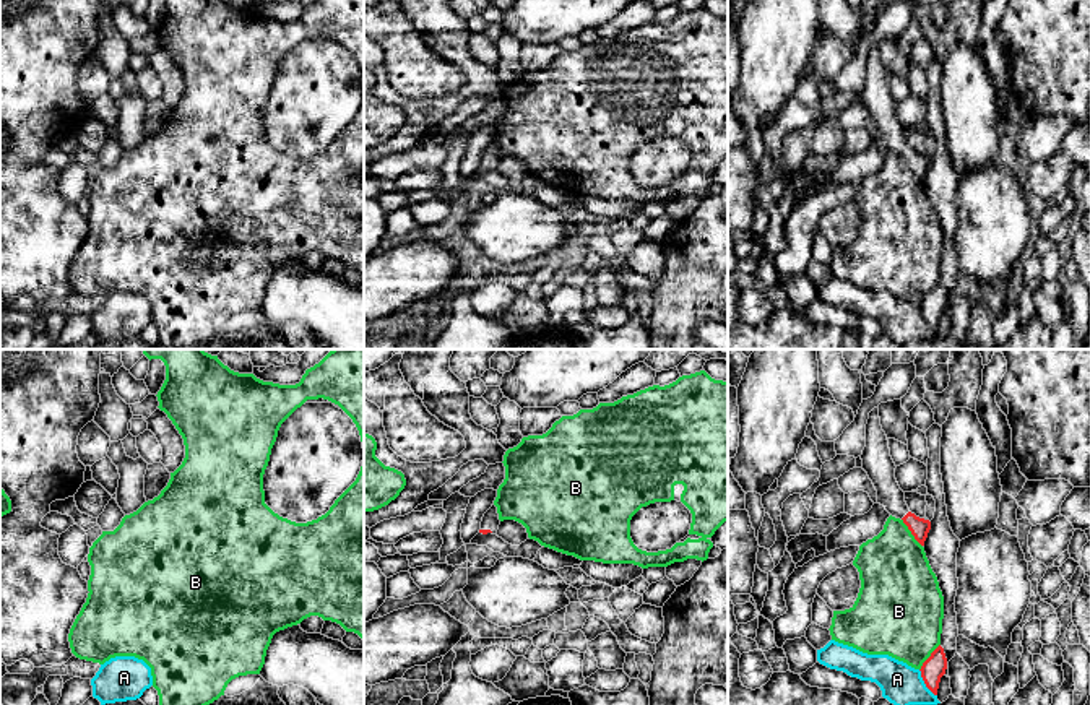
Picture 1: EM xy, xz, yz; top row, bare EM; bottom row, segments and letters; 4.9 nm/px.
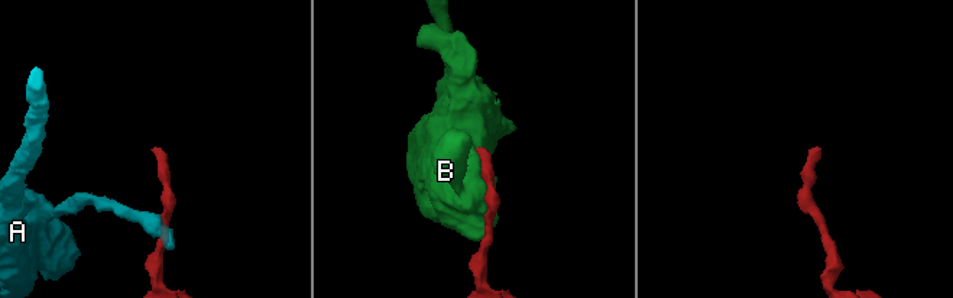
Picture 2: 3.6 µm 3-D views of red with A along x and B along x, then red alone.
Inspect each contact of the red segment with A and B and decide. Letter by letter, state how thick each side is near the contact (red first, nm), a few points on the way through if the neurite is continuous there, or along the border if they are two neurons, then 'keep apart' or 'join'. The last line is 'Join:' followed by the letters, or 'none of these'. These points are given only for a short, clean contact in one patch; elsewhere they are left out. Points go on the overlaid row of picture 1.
A: calibres 110 and 200 nm; border yz (918, 670), (923, 683), (936, 696); keep apart
B: calibres 90 and 360 nm; keep apart
Join: none of these

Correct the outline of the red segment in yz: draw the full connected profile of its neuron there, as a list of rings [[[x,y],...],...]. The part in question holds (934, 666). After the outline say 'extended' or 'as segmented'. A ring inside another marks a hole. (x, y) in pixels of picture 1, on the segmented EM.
[[[939,645],[921,666],[921,677],[926,687],[937,695],[941,677],[945,674],[947,658],[944,648]]]; as segmented

